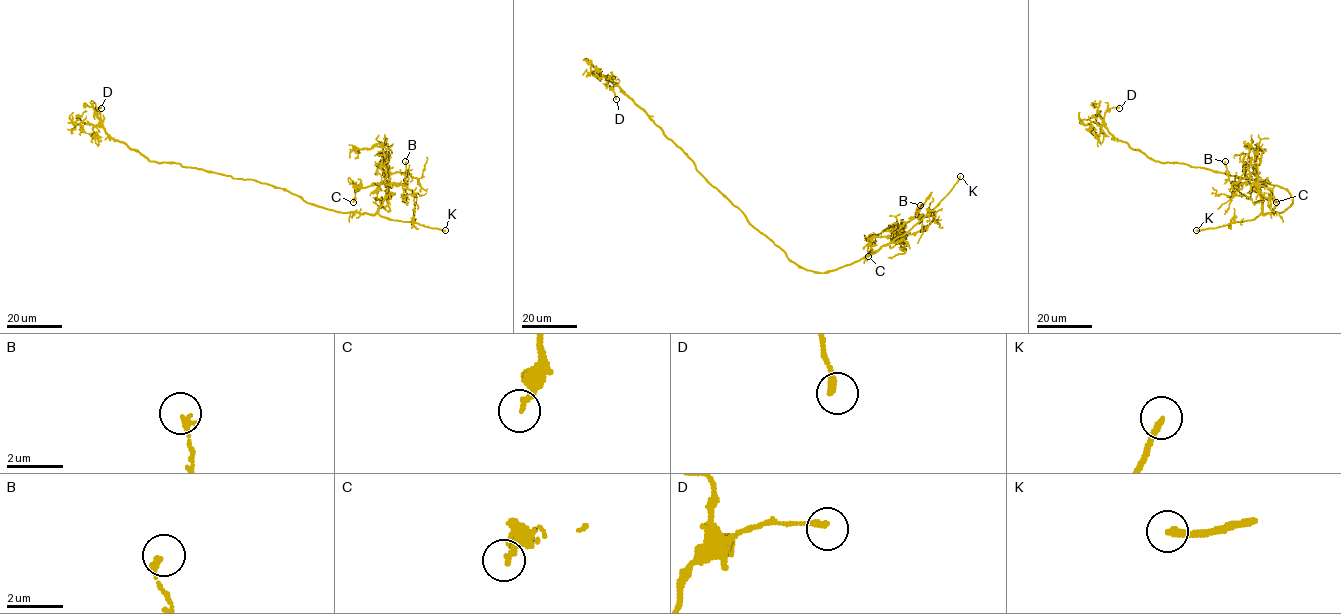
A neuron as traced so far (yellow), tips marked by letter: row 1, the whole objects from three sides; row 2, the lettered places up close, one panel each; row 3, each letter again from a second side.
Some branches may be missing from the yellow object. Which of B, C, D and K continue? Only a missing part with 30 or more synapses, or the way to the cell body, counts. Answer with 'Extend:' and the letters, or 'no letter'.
Extend: K

